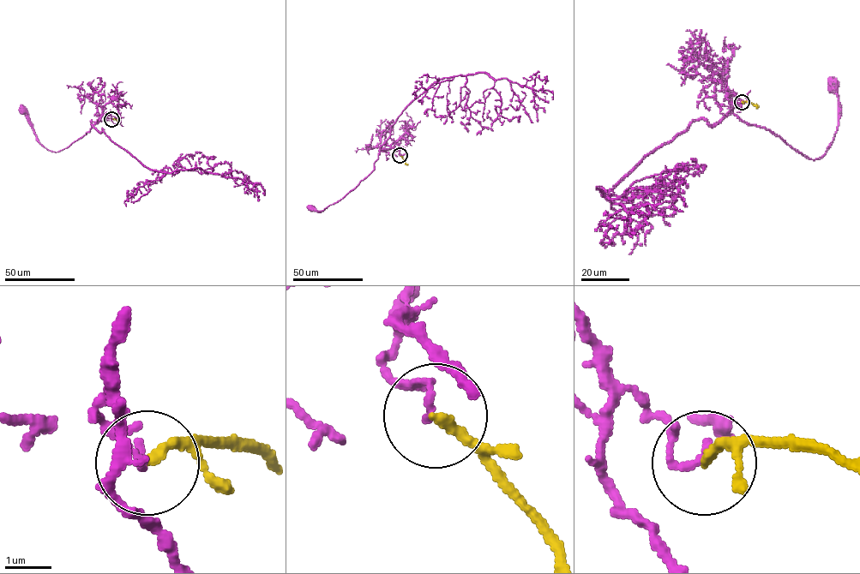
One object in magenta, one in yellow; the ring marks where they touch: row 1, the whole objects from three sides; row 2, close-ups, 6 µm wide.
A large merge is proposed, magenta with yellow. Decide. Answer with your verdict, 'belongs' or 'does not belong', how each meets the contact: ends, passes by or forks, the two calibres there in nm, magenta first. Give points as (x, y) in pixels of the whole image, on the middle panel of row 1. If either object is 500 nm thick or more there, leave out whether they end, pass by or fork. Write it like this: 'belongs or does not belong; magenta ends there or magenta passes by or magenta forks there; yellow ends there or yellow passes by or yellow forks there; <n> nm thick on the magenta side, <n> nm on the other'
does not belong; magenta ends there; yellow ends there; 160 nm thick on the magenta side, 240 nm on the other

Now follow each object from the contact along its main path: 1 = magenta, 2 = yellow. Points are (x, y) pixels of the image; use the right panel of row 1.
1: (741, 103), (729, 94), (730, 110), (740, 119), (817, 159), (837, 128), (832, 87)
2: (742, 103), (751, 103), (758, 107)

